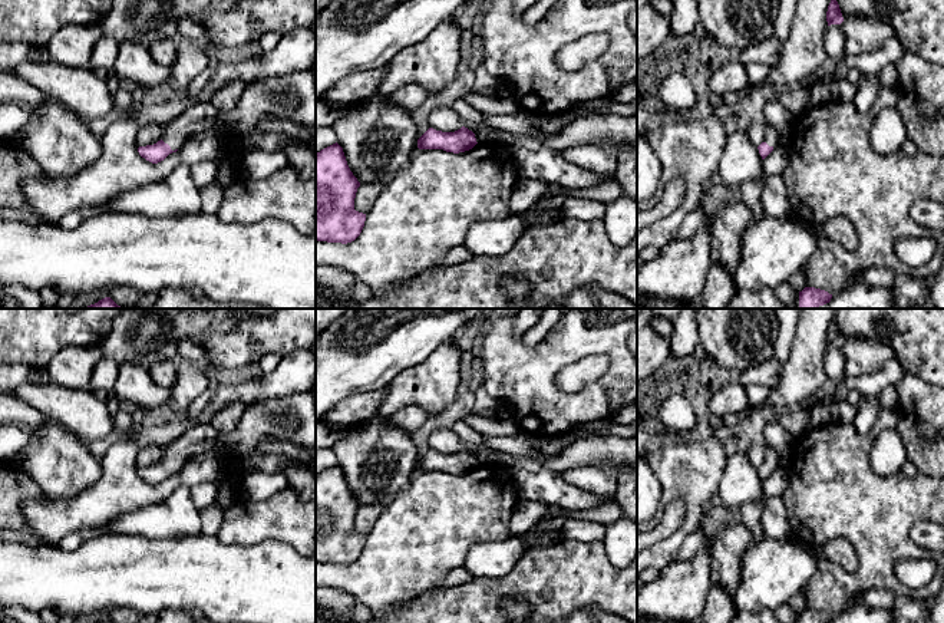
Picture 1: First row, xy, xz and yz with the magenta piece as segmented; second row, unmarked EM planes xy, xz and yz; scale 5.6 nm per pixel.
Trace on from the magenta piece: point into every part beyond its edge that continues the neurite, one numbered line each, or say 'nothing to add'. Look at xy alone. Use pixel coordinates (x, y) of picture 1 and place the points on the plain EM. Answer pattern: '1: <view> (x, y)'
1: xy (203, 438)

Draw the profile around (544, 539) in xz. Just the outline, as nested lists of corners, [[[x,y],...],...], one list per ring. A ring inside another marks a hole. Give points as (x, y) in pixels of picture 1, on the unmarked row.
[[[545,515],[537,525],[531,527],[529,531],[537,533],[535,540],[532,541],[532,547],[537,547],[537,545],[551,547],[551,545],[555,545],[565,538],[561,530],[551,530],[551,531],[544,530],[542,524],[547,520],[551,520],[551,518]]]

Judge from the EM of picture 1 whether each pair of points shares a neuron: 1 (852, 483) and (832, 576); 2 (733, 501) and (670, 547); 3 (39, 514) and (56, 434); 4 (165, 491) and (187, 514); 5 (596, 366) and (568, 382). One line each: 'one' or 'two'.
1: one
2: two
3: two
4: two
5: one

